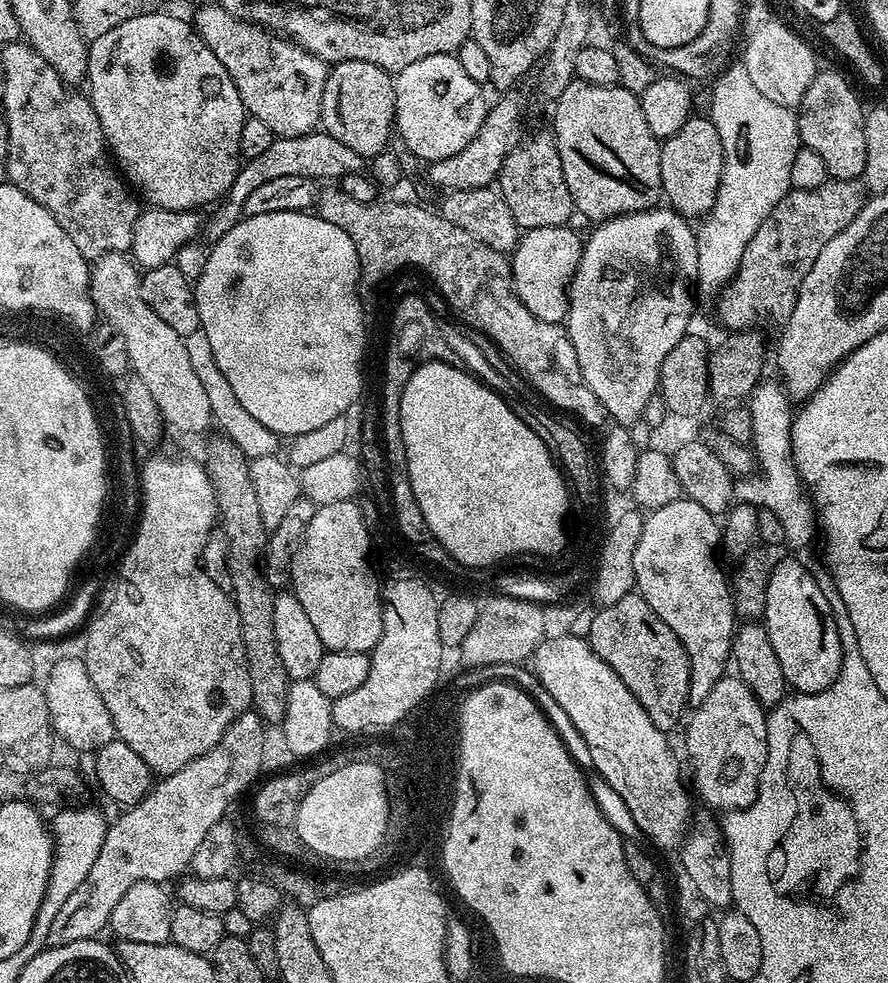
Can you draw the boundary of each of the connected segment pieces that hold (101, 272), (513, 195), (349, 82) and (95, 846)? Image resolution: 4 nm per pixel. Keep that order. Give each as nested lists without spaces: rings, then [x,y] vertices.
[[[111,252],[91,261],[90,294],[97,313],[121,332],[128,351],[127,363],[135,376],[146,382],[154,402],[158,402],[158,410],[164,415],[165,425],[169,429],[181,428],[184,432],[211,429],[214,421],[210,401],[206,399],[206,389],[202,387],[198,374],[194,374],[184,337],[170,330],[170,326],[146,306],[140,278],[137,265],[123,252]]]
[[[551,131],[525,135],[505,158],[498,177],[498,190],[510,206],[510,214],[521,230],[554,226],[563,228],[574,216],[570,190],[566,186],[566,174],[562,174],[562,158],[558,158],[558,146]]]
[[[343,60],[341,64],[332,64],[326,78],[326,90],[322,90],[322,110],[320,123],[323,131],[354,150],[363,158],[377,156],[388,147],[388,140],[394,133],[396,122],[396,86],[393,77],[384,68],[374,66],[374,62]]]
[[[70,806],[50,820],[50,831],[54,841],[52,853],[52,869],[48,879],[48,889],[44,892],[44,900],[40,903],[40,916],[51,918],[62,910],[62,902],[74,894],[74,889],[82,886],[86,874],[90,874],[90,866],[98,858],[98,850],[102,850],[102,842],[108,833],[108,824],[103,812],[95,807],[86,808],[80,812]]]

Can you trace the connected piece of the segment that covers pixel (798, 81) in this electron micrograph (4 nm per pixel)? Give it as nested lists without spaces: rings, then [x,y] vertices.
[[[771,18],[755,25],[756,29],[748,36],[744,44],[742,63],[746,74],[758,86],[758,91],[766,94],[770,102],[778,102],[778,106],[795,109],[802,102],[810,82],[814,82],[818,65],[812,48],[792,28],[779,24]]]

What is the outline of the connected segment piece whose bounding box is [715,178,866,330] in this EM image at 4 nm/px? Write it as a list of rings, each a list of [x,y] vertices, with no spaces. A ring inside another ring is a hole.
[[[829,178],[814,190],[792,188],[766,214],[766,222],[758,226],[750,246],[742,253],[736,276],[715,301],[716,312],[728,330],[752,330],[772,319],[783,325],[796,305],[802,282],[810,274],[810,266],[822,254],[826,242],[834,234],[842,234],[866,203],[866,189],[860,180]]]

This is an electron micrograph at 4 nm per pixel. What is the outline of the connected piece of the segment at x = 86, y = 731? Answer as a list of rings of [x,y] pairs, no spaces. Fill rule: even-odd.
[[[70,656],[55,662],[43,685],[55,735],[80,752],[95,753],[115,739],[113,719],[98,694],[81,657]]]

